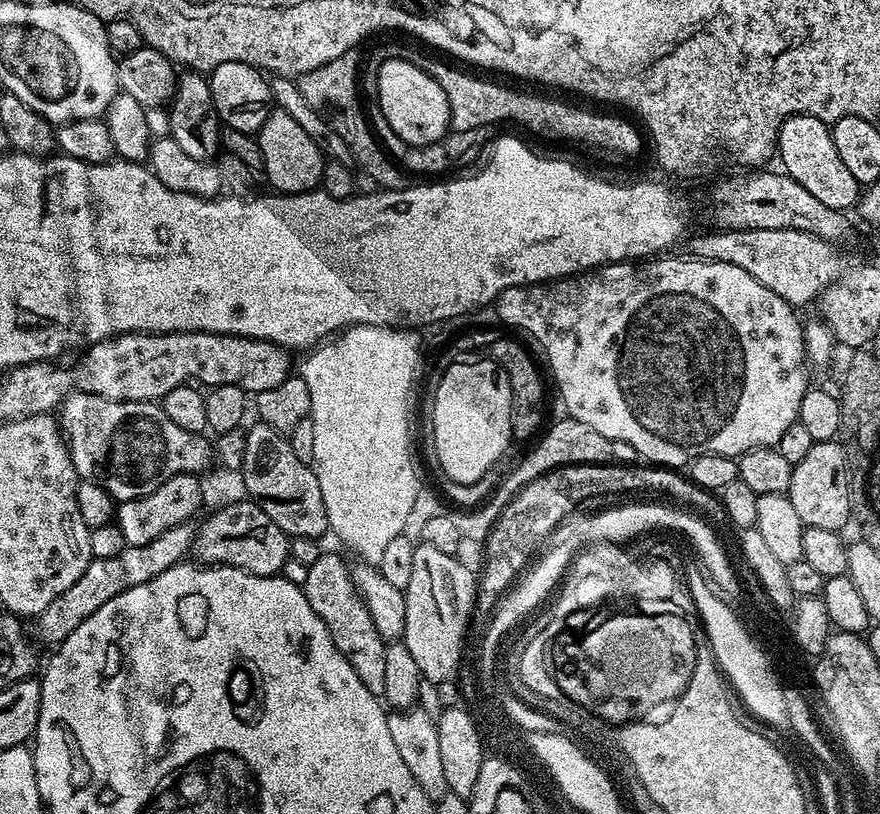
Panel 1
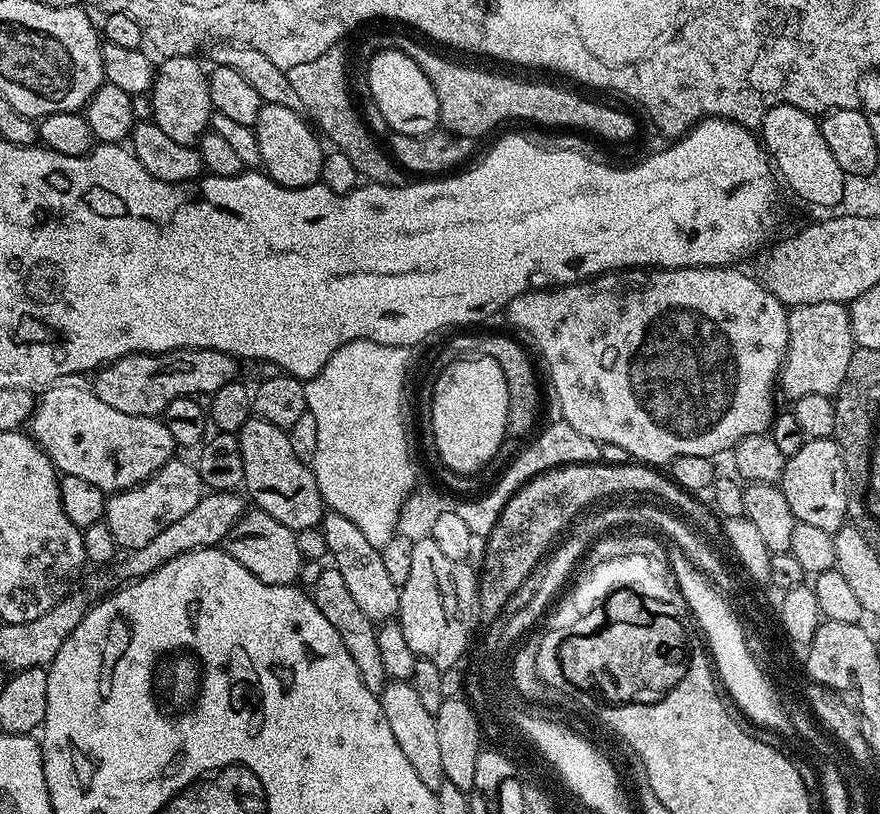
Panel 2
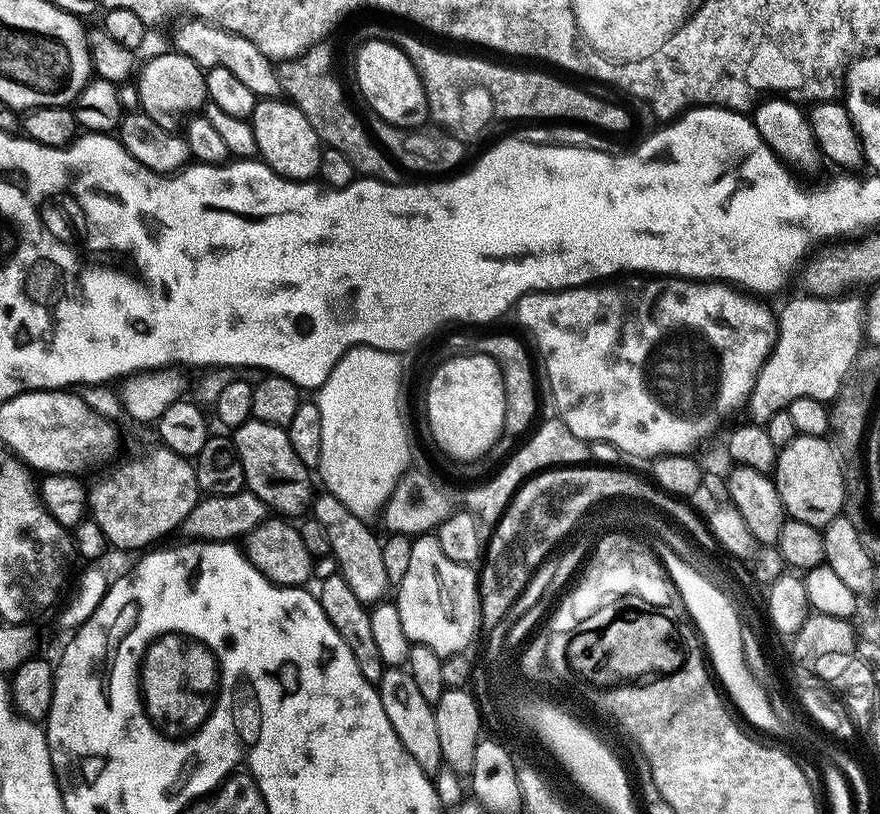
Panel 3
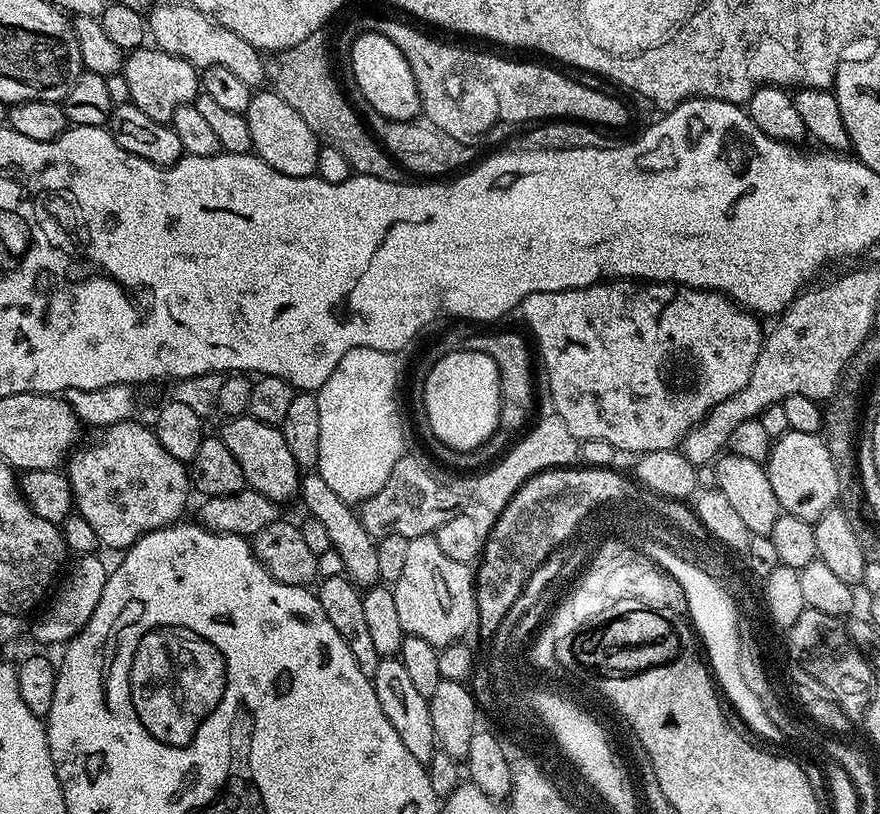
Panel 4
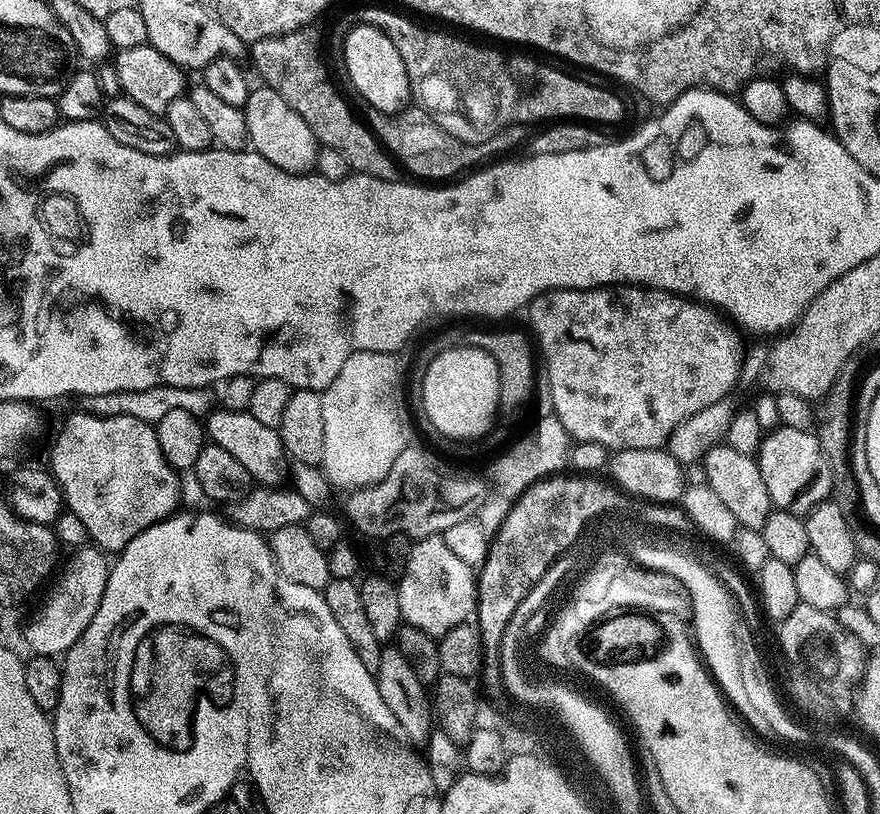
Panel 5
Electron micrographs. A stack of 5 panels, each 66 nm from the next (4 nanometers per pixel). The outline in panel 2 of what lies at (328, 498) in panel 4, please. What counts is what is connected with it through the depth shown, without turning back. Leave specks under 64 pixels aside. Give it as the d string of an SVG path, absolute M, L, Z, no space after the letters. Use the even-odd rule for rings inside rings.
M327 511L321 521L321 532L326 538L329 557L333 567L342 574L343 582L354 602L362 609L362 614L372 623L381 624L391 621L400 611L399 585L391 581L384 568L380 549L372 546L362 530L348 518L334 511Z

